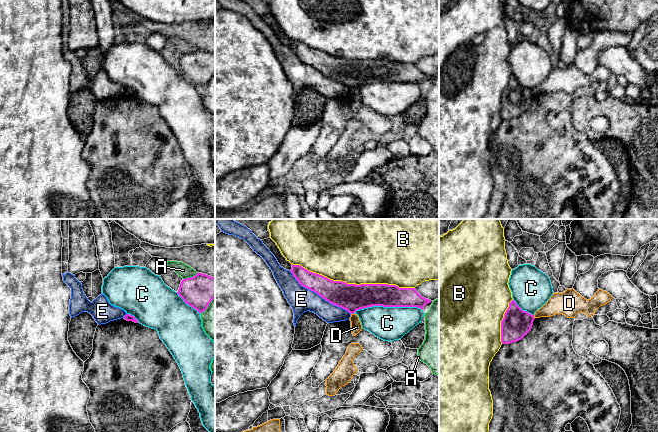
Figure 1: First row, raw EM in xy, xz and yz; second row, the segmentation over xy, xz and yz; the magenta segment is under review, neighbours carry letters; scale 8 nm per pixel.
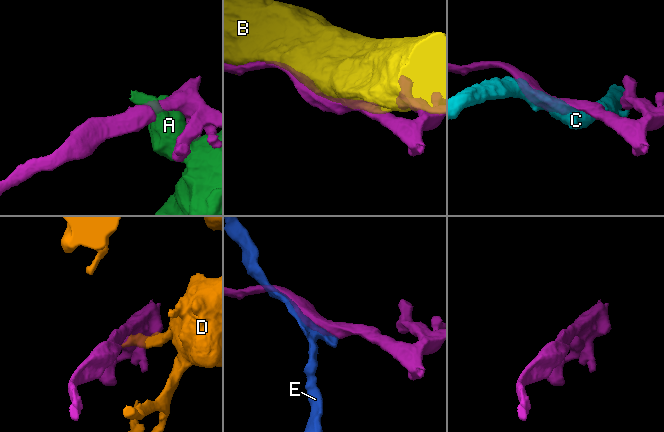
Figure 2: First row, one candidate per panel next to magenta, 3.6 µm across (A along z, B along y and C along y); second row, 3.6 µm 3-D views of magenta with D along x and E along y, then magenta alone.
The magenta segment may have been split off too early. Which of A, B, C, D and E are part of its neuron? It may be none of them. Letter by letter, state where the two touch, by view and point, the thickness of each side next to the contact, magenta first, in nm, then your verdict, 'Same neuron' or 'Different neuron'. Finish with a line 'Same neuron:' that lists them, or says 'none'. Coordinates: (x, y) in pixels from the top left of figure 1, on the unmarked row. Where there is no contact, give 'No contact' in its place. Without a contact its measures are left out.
A: Touches magenta at xy (190, 53). Thickness 260 nm (magenta) against 110 nm. Different neuron
B: Touches magenta at xz (353, 60). Thickness 220 nm (magenta) against 480 nm. Different neuron
C: Touches magenta at xz (387, 82). Thickness 190 nm (magenta) against 280 nm. Different neuron
D: Touches magenta at yz (533, 93). Thickness 220 nm (magenta) against 180 nm. Different neuron
E: Touches magenta at xz (319, 71). Thickness 220 nm (magenta) against 200 nm. Different neuron
Same neuron: none

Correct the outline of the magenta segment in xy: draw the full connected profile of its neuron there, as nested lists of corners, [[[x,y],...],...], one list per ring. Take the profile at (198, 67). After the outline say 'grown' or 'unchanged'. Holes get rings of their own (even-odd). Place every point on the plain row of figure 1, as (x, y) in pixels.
[[[197,49],[183,55],[177,69],[186,80],[202,89],[215,74],[215,53]]] | unchanged

